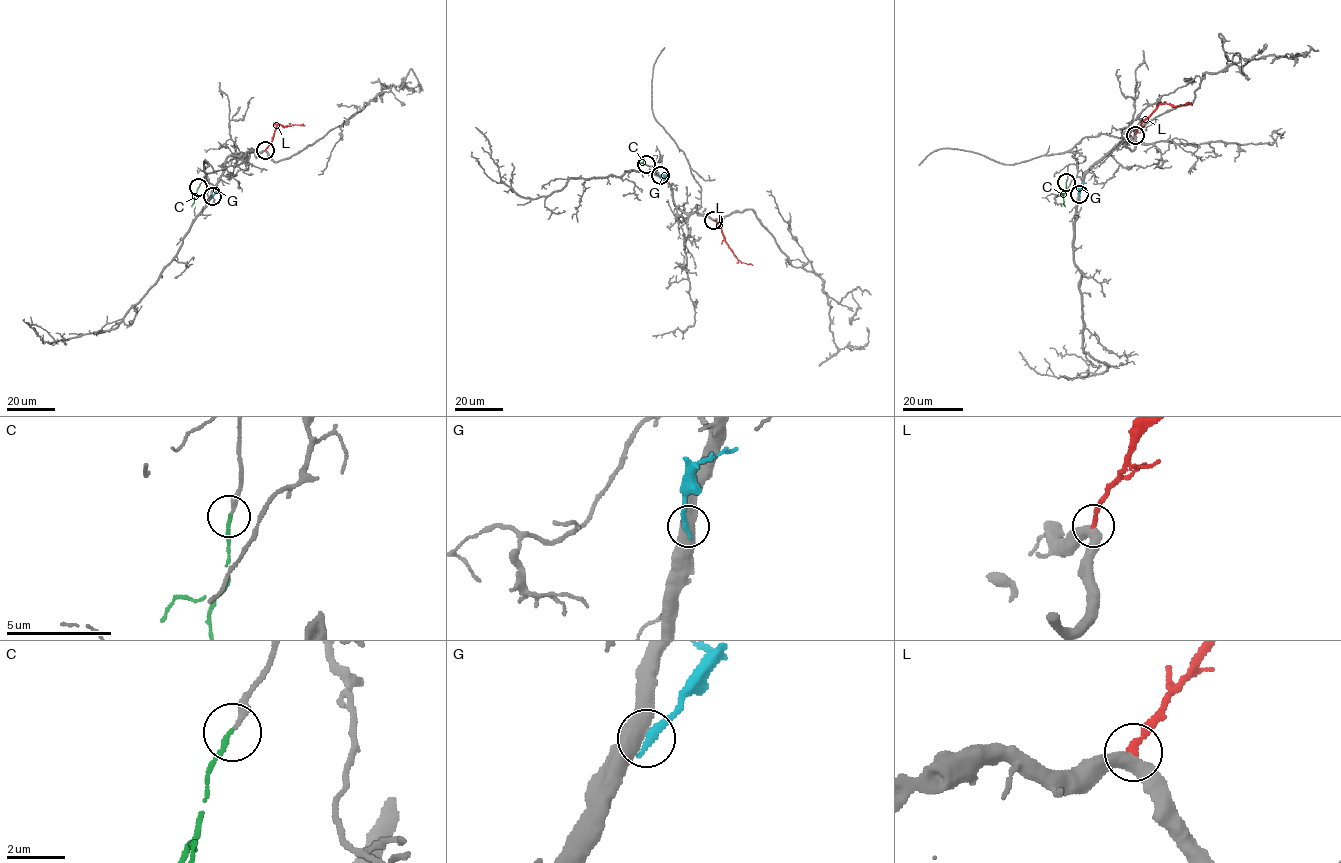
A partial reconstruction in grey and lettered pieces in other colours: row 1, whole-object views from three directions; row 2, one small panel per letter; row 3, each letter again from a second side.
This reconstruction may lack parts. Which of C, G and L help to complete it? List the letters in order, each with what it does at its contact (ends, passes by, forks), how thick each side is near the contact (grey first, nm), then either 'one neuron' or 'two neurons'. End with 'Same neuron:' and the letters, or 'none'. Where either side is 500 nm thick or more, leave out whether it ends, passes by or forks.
C: it ends; calibres 240 and 170 nm; one neuron
G: calibres 550 and 280 nm; two neurons
L: it ends; calibres 480 and 240 nm; two neurons
Same neuron: C

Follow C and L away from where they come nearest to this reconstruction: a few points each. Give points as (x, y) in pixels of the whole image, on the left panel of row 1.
C: (199, 187), (191, 206)
L: (266, 150), (276, 125), (304, 125)

